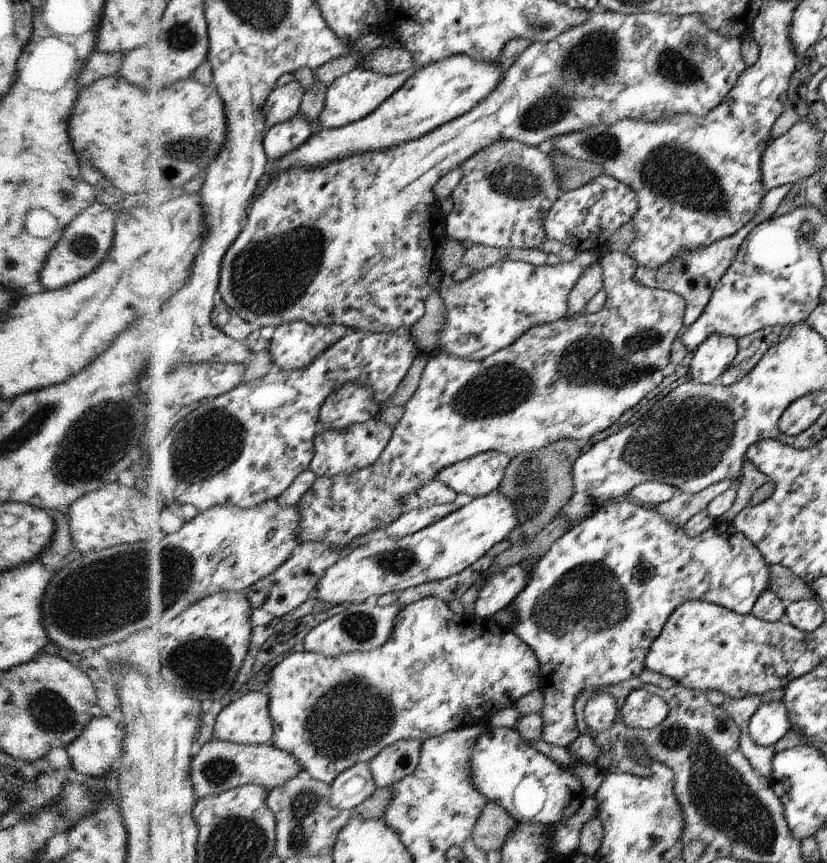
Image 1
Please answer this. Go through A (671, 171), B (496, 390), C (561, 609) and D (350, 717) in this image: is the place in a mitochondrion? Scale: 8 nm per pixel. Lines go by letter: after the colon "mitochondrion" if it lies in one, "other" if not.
A: mitochondrion
B: mitochondrion
C: mitochondrion
D: mitochondrion

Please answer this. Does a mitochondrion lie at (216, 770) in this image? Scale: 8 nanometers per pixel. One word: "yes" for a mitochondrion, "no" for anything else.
yes

